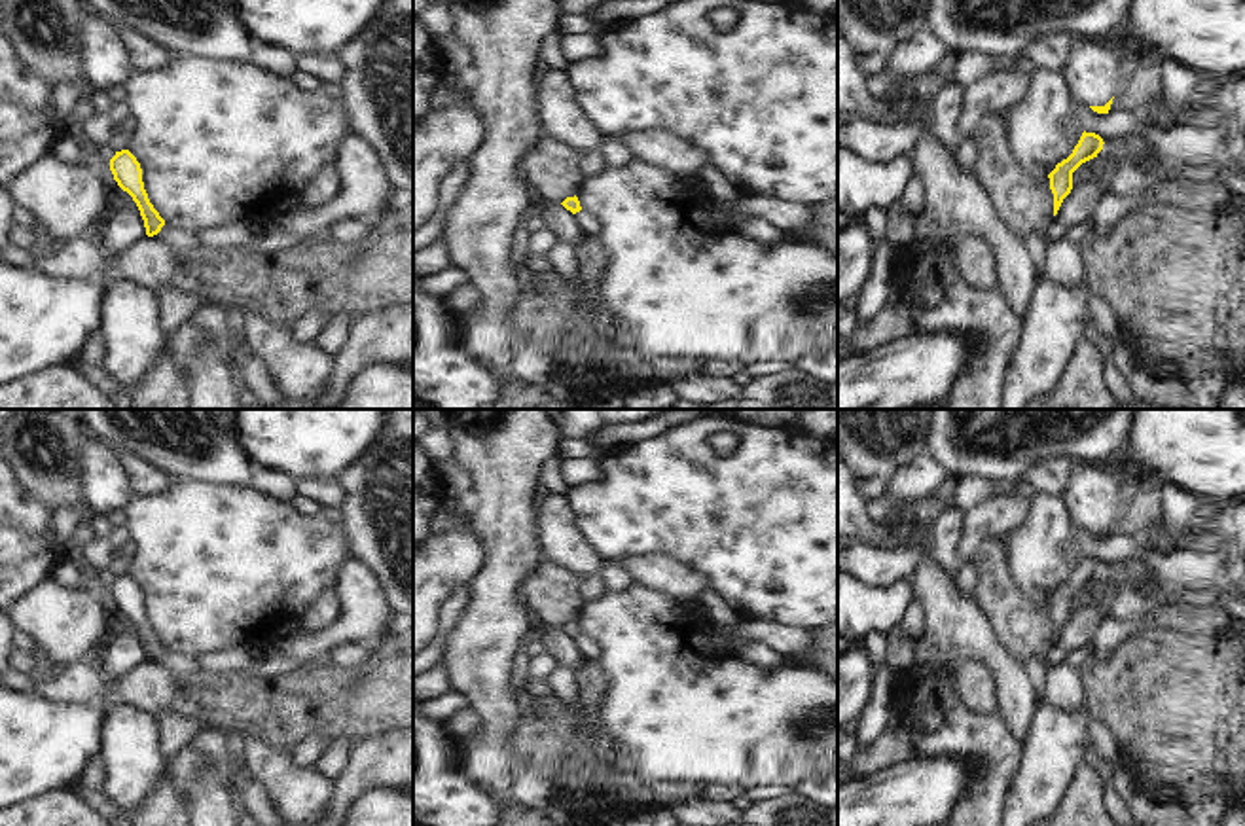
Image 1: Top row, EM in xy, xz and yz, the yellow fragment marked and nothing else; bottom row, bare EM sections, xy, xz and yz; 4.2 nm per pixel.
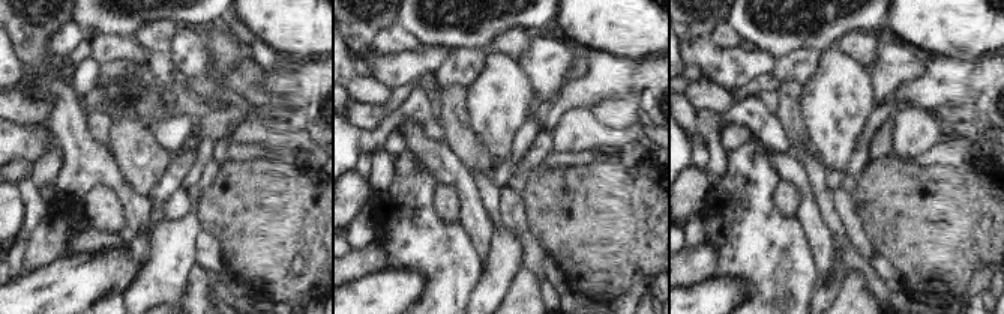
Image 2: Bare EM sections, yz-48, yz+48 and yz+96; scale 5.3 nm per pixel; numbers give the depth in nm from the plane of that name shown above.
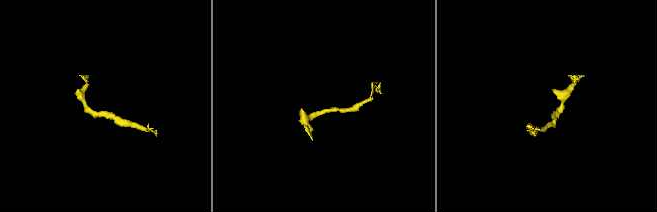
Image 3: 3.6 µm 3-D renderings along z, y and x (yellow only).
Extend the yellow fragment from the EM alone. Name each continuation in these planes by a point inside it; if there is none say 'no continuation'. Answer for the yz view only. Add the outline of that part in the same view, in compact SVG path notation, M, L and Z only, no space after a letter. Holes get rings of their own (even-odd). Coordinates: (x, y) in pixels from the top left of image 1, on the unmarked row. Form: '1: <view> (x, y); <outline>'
1: yz (1092, 493); M1073 460L1061 498L1078 525L1105 530L1120 515L1122 496L1110 464Z

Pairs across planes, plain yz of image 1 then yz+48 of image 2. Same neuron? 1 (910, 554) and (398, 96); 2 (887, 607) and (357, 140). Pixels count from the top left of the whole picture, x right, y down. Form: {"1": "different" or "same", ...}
{"1": "same", "2": "same"}

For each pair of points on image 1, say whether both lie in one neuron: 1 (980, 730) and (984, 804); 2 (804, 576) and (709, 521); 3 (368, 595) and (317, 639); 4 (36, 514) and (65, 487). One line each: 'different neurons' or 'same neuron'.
1: same neuron
2: same neuron
3: same neuron
4: different neurons

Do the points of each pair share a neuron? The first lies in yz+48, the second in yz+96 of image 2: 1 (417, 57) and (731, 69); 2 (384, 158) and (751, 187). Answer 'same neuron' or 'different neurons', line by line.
1: same neuron
2: different neurons

